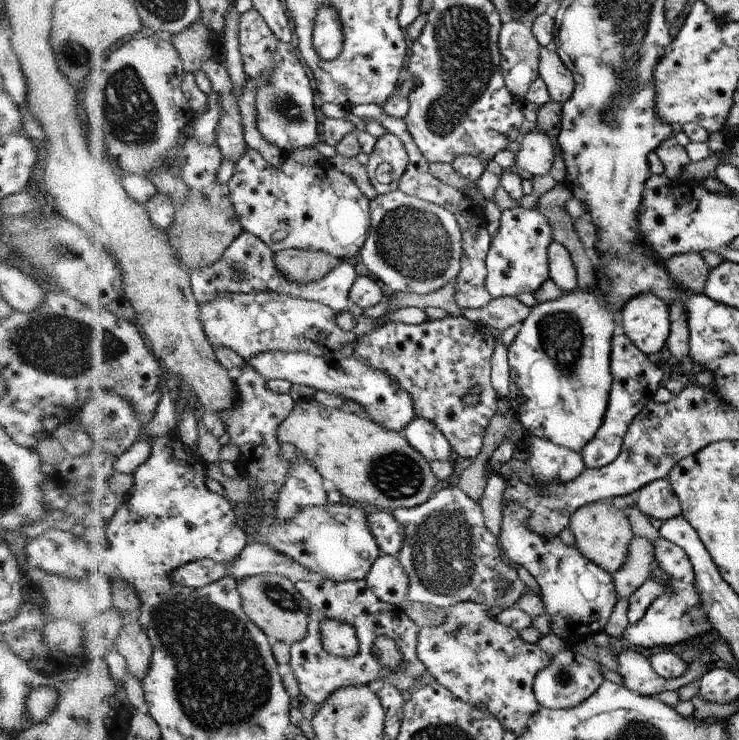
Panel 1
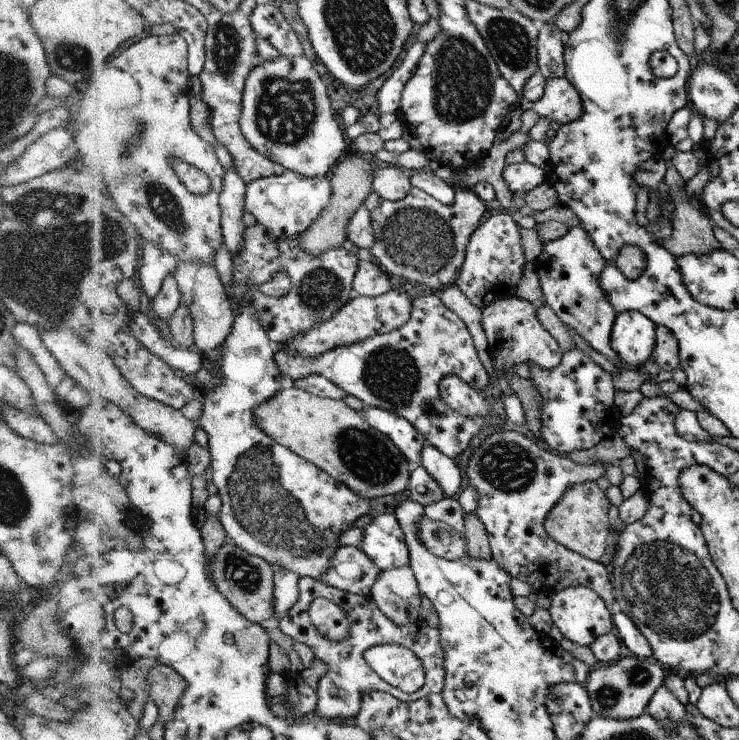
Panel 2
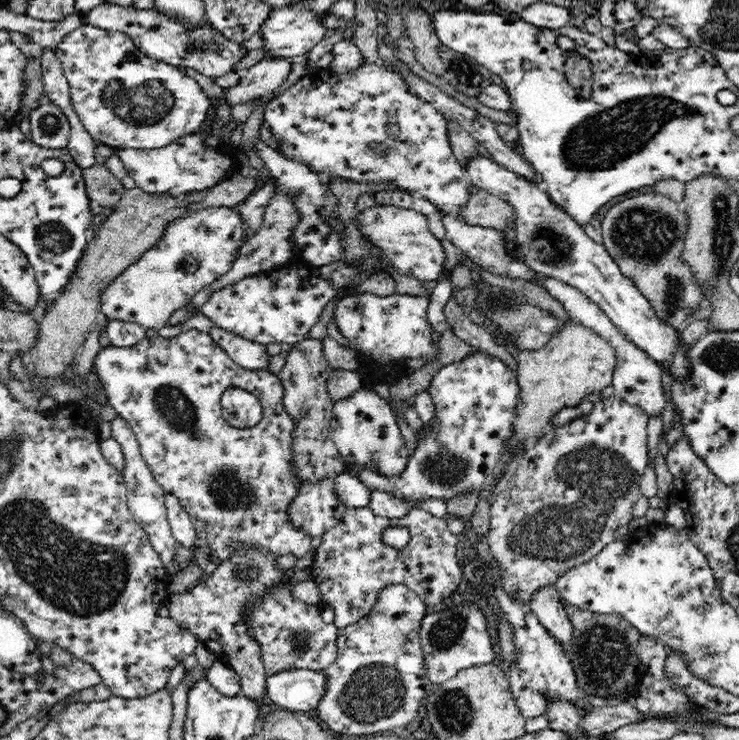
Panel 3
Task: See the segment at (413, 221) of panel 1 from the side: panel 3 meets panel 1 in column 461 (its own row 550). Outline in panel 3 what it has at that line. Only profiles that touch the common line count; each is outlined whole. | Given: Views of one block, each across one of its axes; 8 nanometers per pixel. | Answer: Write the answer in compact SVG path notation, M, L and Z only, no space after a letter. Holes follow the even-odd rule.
M230 541L228 544L229 556L226 562L222 562L222 574L226 576L212 576L210 580L204 580L204 584L198 583L193 589L184 593L169 593L166 605L170 611L170 619L176 622L180 628L193 634L198 641L201 641L208 650L214 654L215 660L220 661L227 667L232 667L240 677L241 692L247 697L254 698L256 701L265 703L260 708L260 714L264 710L272 708L272 705L266 700L265 686L267 683L267 674L265 673L264 663L262 662L263 653L260 652L260 643L250 634L251 616L254 615L254 607L262 603L262 598L275 590L282 580L288 576L286 570L276 568L276 555L270 549L264 549L254 542Z

